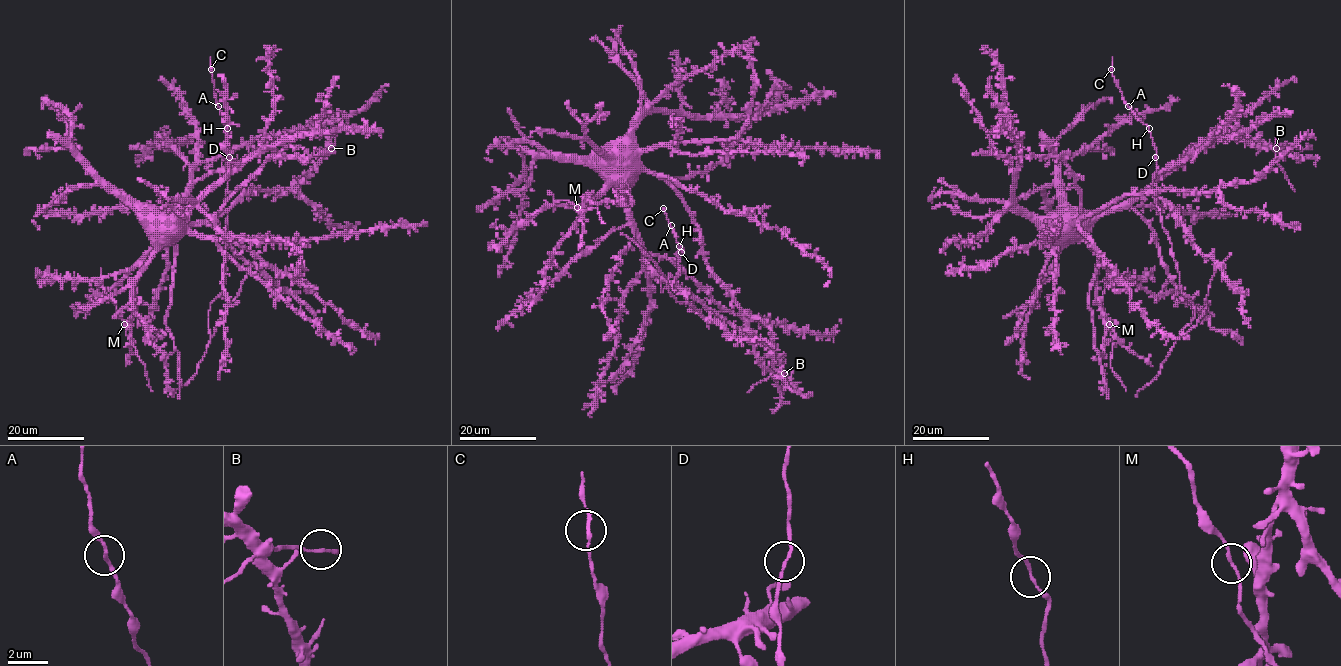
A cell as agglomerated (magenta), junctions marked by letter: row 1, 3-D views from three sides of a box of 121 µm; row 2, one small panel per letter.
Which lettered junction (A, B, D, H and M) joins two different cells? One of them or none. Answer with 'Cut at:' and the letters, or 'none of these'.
Cut at: none of these

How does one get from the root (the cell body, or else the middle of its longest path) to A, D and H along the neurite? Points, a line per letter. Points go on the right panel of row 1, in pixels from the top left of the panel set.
A: (1063, 234), (1164, 198), (1219, 265), (1199, 321), (1180, 335), (1194, 307), (1153, 196), (1156, 148), (1128, 106)
D: (1063, 234), (1144, 196), (1164, 198), (1219, 265), (1195, 325), (1180, 335), (1194, 307), (1153, 196), (1155, 157)
H: (1063, 234), (1144, 196), (1164, 198), (1219, 265), (1199, 321), (1180, 335), (1194, 307), (1153, 196), (1149, 128)

